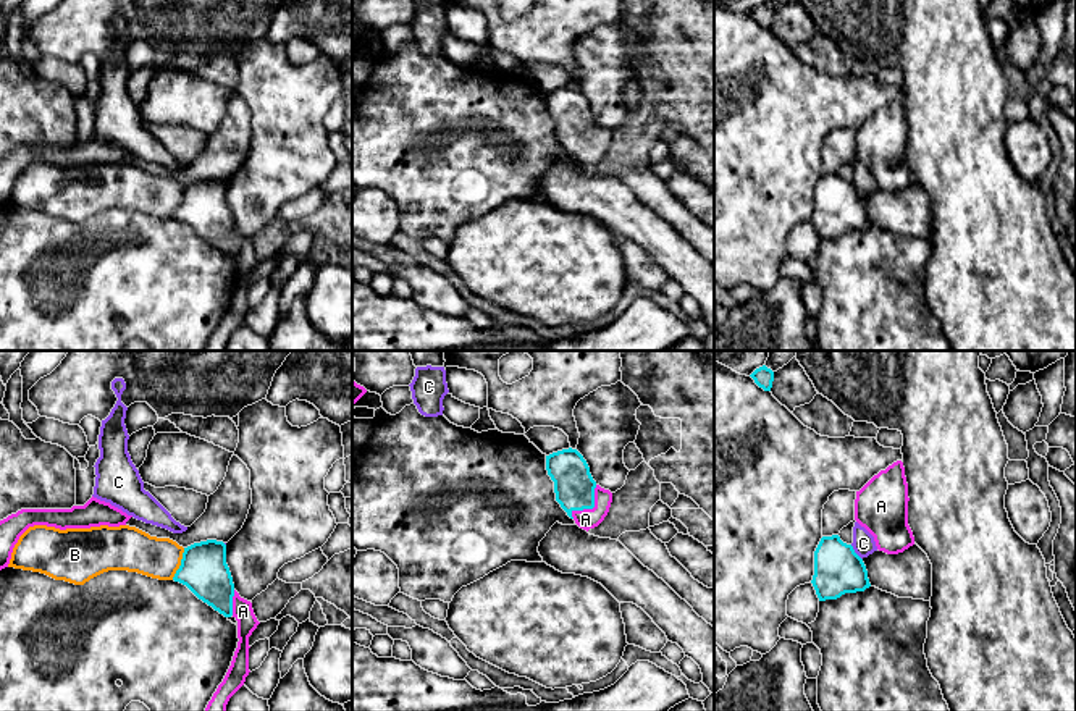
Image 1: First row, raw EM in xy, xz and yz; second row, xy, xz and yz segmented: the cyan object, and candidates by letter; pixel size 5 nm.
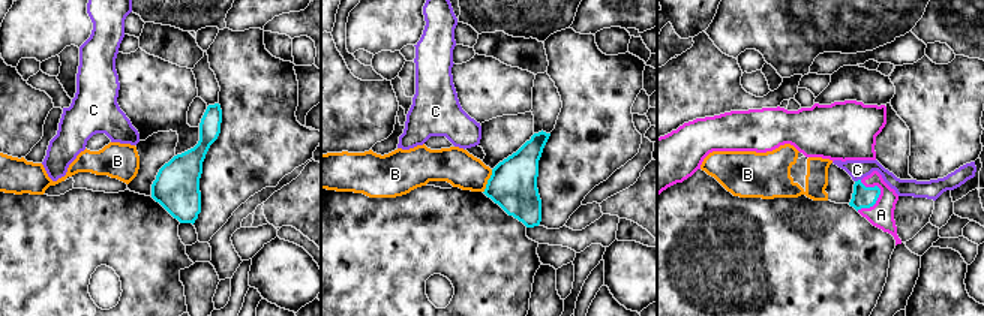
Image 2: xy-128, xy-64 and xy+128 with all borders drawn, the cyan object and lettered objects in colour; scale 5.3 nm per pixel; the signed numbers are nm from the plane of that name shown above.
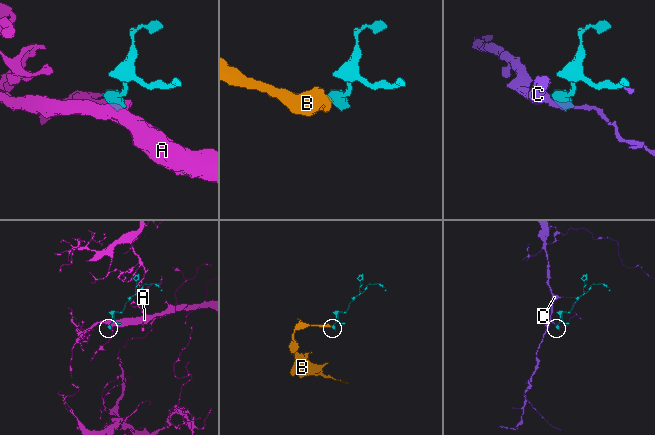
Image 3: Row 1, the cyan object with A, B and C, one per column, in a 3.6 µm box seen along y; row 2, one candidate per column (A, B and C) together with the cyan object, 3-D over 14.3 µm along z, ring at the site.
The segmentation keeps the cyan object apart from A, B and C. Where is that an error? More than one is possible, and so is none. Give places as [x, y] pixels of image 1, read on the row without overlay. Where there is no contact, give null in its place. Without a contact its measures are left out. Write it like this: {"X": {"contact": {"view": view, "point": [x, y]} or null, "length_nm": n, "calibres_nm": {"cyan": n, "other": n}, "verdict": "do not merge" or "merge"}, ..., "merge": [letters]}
{"A": {"contact": {"view": "xz", "point": [590, 146]}, "length_nm": 200, "calibres_nm": {"cyan": 200, "other": 100}, "verdict": "merge"}, "B": {"contact": {"view": "xy", "point": [181, 202]}, "length_nm": 170, "calibres_nm": {"cyan": 240, "other": 200}, "verdict": "do not merge"}, "C": {"contact": {"view": "yz", "point": [855, 191]}, "length_nm": 100, "calibres_nm": {"cyan": 240, "other": 110}, "verdict": "do not merge"}, "merge": ["A"]}

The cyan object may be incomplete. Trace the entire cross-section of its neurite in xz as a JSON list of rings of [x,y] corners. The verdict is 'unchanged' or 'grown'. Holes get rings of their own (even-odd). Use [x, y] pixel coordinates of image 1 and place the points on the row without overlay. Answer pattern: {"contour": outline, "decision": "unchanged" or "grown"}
{"contour": [[[562,87],[546,94],[546,108],[554,120],[556,139],[575,162],[590,168],[609,150],[612,131],[601,126],[577,87]]], "decision": "grown"}

